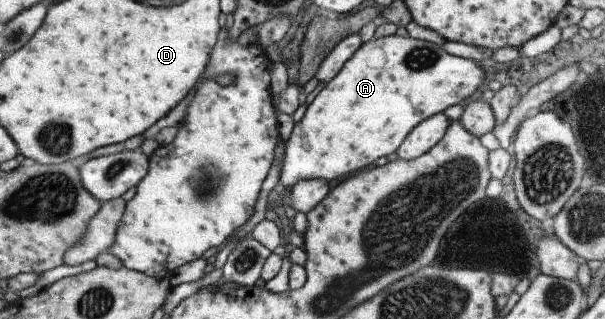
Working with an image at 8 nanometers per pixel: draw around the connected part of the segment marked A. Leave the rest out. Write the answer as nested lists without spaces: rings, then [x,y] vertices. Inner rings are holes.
[[[389,35],[362,42],[337,75],[324,83],[307,105],[300,121],[294,123],[289,138],[284,142],[285,152],[278,182],[289,188],[301,179],[323,179],[331,183],[371,166],[379,157],[393,153],[419,122],[469,97],[485,78],[484,70],[475,60],[447,54],[435,43],[409,36]]]

